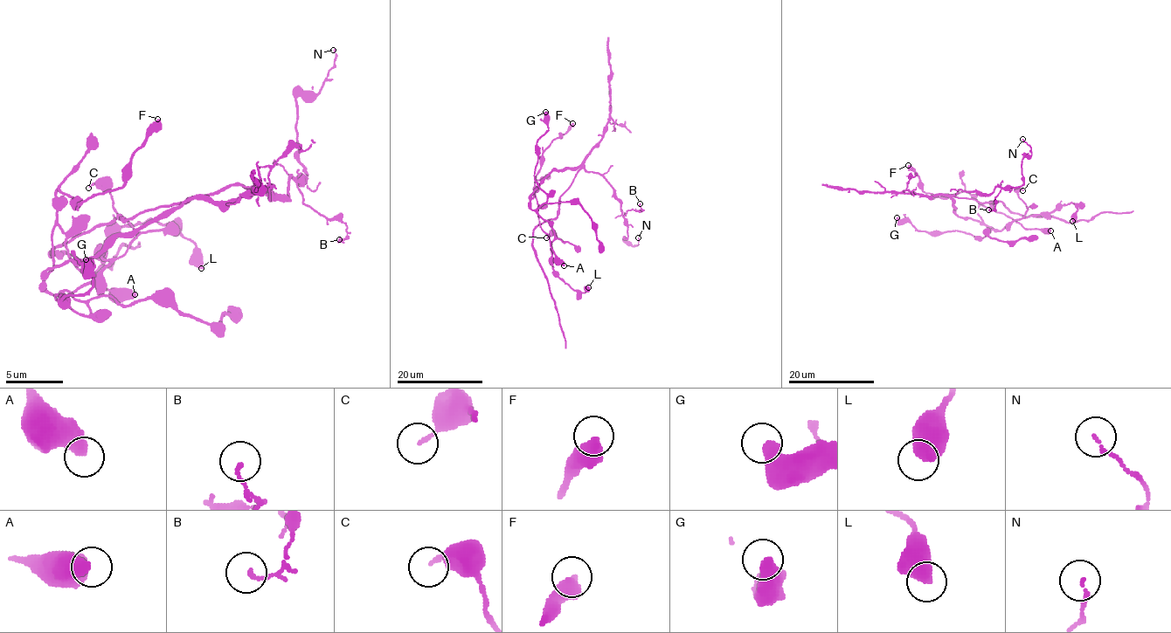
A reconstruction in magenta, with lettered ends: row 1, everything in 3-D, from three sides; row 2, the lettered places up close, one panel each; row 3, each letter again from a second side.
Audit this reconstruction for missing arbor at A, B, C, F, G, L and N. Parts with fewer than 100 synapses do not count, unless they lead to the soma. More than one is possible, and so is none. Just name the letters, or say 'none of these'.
none of these

